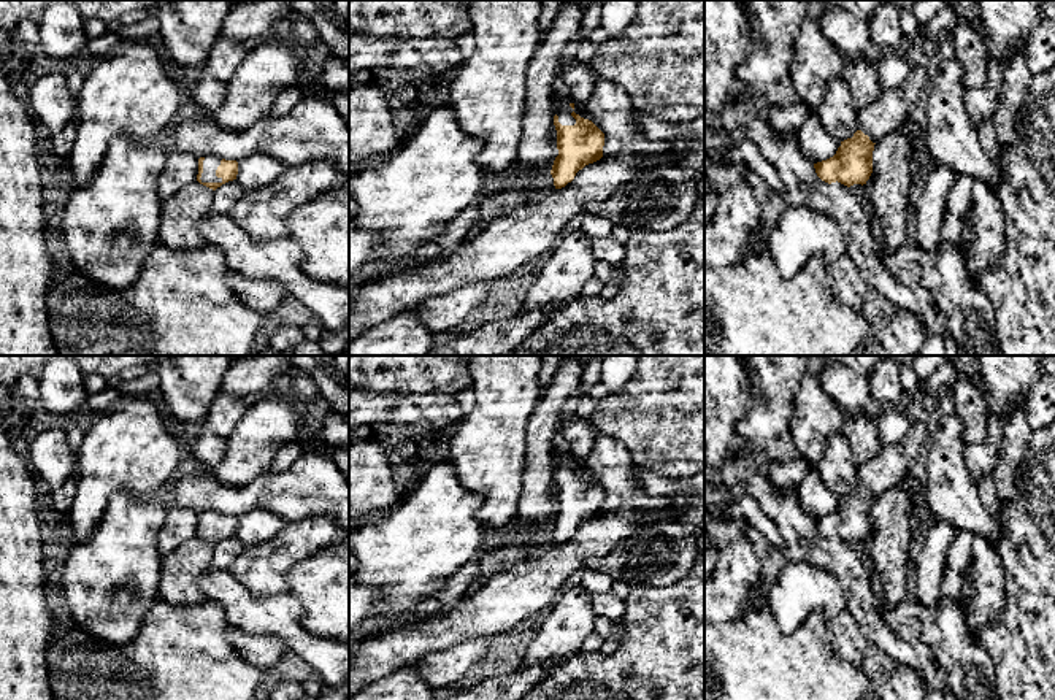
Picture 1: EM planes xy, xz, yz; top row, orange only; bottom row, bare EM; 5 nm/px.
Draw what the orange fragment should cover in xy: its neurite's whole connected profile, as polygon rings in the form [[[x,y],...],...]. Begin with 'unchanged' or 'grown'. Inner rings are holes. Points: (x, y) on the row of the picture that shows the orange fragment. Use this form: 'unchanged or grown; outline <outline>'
grown; outline [[[200,157],[197,181],[213,190],[222,184],[236,179],[238,162],[217,157]]]

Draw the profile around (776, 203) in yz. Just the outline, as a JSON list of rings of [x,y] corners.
[[[773,190],[771,197],[760,205],[762,208],[762,221],[758,232],[749,240],[749,246],[755,252],[765,251],[765,238],[773,227],[773,224],[779,219],[779,216],[790,206],[795,206],[788,195],[782,195]]]

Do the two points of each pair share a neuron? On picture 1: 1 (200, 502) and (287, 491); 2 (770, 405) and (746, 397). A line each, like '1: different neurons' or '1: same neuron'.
1: same neuron
2: different neurons

